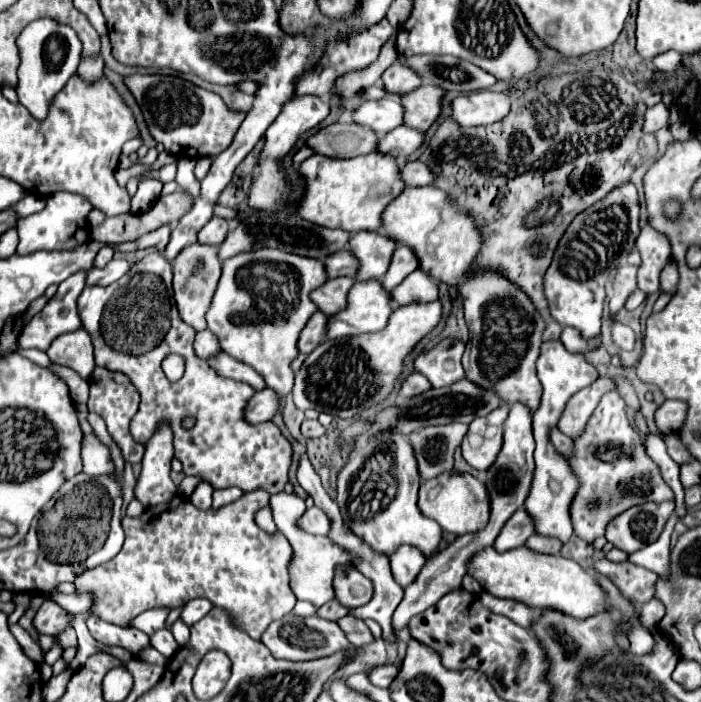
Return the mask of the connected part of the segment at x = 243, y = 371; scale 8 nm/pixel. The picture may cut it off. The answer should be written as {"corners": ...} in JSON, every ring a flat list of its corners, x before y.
{"corners":[[220,354,216,356,216,360,210,360,210,364,216,368,216,372,220,372,224,378,232,378,232,380,238,380,238,382,246,382,250,384,256,392,264,390,266,388,266,382,264,378,254,370,250,368,248,364,240,362,240,360,234,360,232,356,228,354]]}

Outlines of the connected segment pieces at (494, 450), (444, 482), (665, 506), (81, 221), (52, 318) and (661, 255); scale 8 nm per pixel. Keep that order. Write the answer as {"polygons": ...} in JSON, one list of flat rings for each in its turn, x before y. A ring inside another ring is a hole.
{"polygons":[[[482,416,470,422,468,434,464,436,462,442,462,456,472,468,484,472,486,468,492,466,492,460,496,460,500,444,502,444,502,428,488,426,486,416]],[[446,472,446,474,440,474,438,478,424,480,420,484,418,508,426,518,436,520,444,532,450,532,456,536,476,532,484,528,484,524,488,522,488,494,484,492,484,484,470,474]],[[644,502,634,506,606,526,606,540,614,544,614,548,632,554,646,544,652,544,660,536,672,512,674,502]],[[56,192,48,196,46,208,40,214,28,216,18,224,20,244,16,254,30,254,36,250,72,250,84,242,88,242,88,212,92,204,84,200,84,196,72,196,70,192]],[[84,272,72,274,58,284,58,292,48,300,48,304,20,330,18,346,20,348,38,348,48,350,52,340,60,334,74,332,82,326,76,300,84,288]],[[644,226,636,246,642,254,642,264,638,268,638,288,646,294,654,294,660,290,660,272,670,260,670,244,660,232]]]}

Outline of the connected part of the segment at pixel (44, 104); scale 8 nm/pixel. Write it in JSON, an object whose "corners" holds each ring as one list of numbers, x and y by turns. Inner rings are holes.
{"corners":[[40,18,24,28,24,32,18,38,18,48,22,58,22,64,18,68,20,82,16,88,20,104,26,106,36,120,44,120,48,116,50,102,76,72,80,64,82,44,72,28,66,28,64,24,56,24,54,20,48,18]]}

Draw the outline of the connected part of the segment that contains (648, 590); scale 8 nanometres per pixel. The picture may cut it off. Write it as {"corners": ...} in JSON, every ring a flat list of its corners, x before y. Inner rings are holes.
{"corners":[[606,558,594,562,592,568,598,574,610,578,614,586,620,590,620,594,632,604,642,606,654,598,654,584,658,580,658,574,648,572,646,568,640,568,628,562,614,564,614,562,608,562]]}

